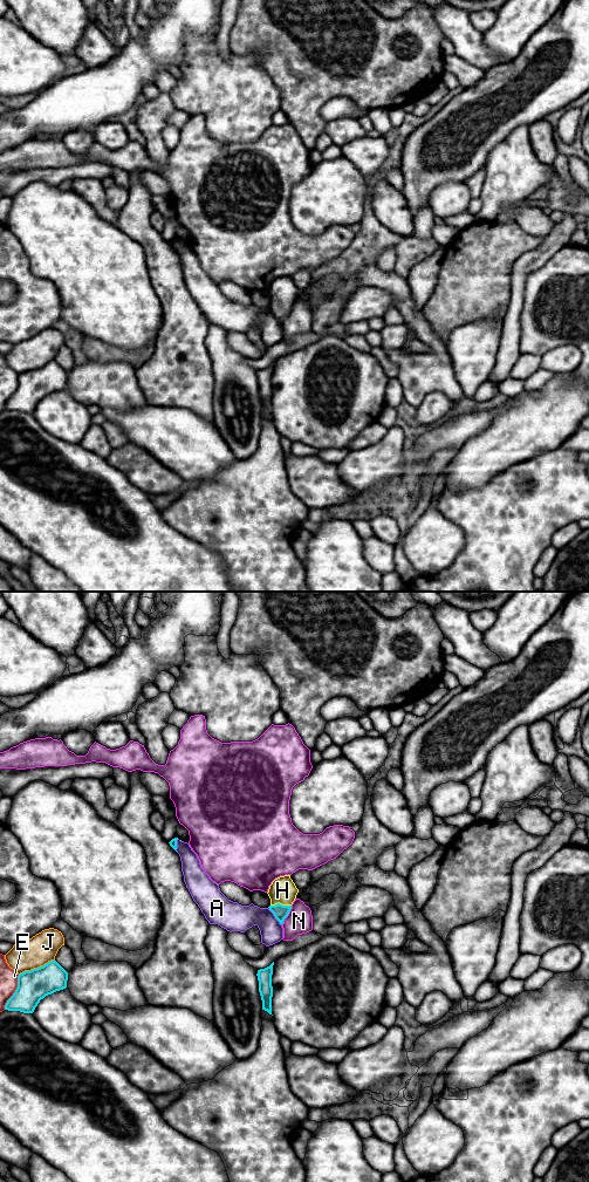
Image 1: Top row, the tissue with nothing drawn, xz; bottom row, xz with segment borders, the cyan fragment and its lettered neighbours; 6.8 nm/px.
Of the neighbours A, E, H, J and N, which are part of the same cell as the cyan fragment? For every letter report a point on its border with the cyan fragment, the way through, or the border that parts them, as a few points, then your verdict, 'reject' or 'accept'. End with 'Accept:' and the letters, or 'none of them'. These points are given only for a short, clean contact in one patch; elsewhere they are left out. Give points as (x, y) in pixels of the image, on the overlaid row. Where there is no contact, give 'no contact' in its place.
A: meets cyan in xz at (274, 915); reject
E: meets cyan in xz at (14, 992); reject
H: meets cyan in xz at (280, 904); runs through xz (280, 911), (280, 904), (282, 890); accept
J: meets cyan in xz at (38, 968); reject
N: meets cyan in xz at (287, 915); reject
Accept: H

